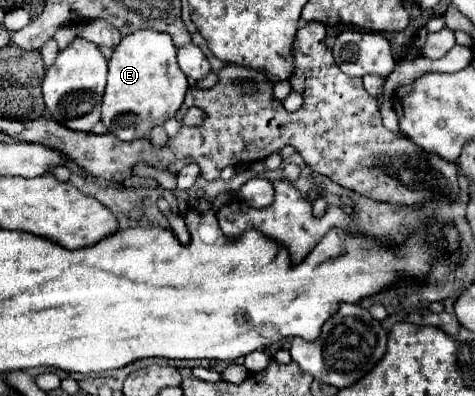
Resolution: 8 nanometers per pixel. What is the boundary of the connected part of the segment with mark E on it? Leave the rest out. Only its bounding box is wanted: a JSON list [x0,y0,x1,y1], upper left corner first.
[102,30,188,140]

